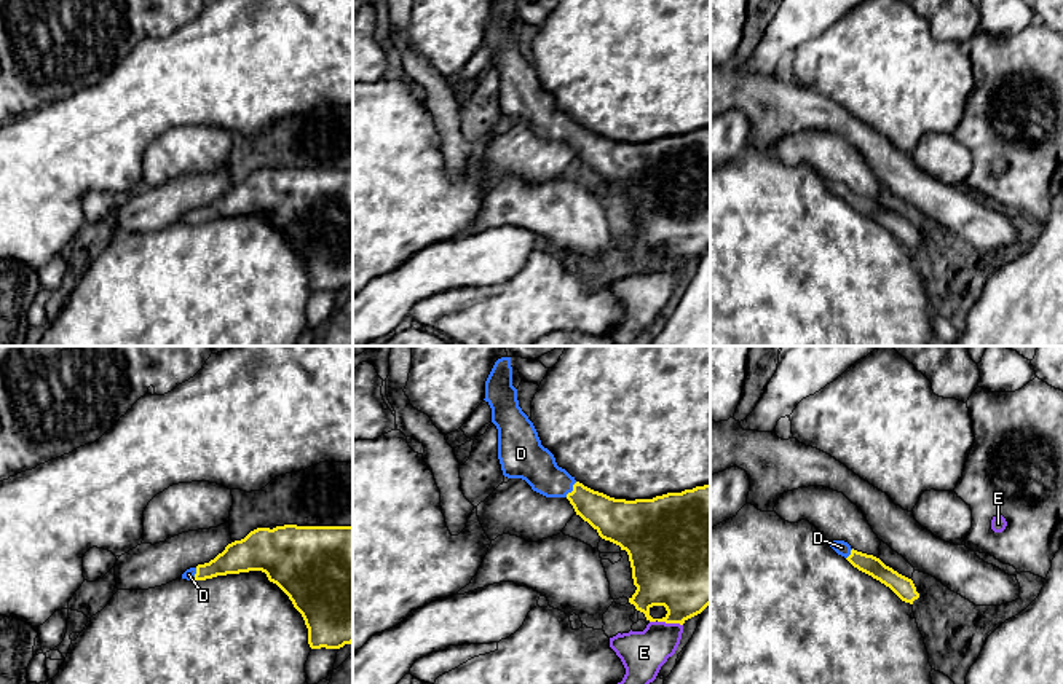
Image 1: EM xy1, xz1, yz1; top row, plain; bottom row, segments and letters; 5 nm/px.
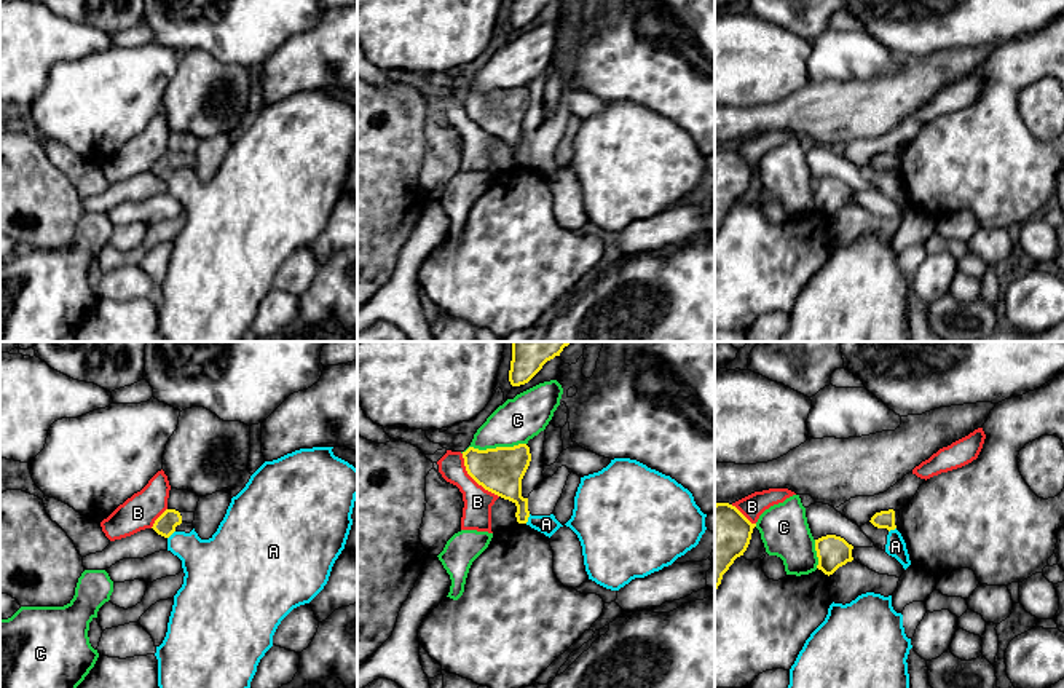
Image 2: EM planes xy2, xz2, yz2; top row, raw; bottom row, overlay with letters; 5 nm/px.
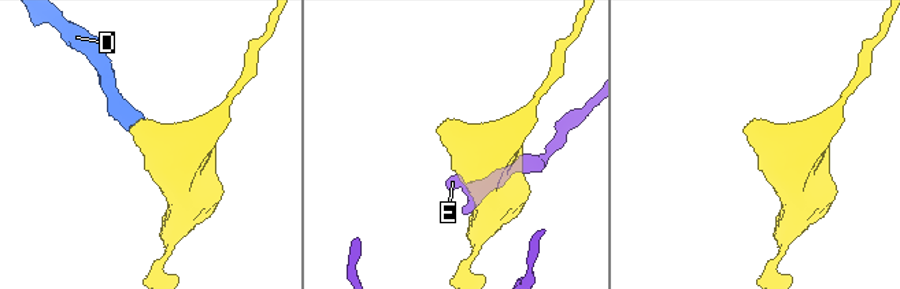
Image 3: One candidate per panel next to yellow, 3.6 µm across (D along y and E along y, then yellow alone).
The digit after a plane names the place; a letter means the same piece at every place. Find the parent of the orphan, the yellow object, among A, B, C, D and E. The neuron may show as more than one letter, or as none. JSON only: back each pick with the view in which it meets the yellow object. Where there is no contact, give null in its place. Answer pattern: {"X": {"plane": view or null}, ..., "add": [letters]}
{"D": {"plane": "xz1"}, "add": ["D"]}

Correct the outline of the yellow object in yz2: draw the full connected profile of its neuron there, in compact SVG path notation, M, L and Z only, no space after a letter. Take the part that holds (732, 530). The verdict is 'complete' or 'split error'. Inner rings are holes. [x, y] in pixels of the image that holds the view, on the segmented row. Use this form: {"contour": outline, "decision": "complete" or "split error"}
{"contour": "M715 504L715 592L723 575L747 551L756 524L751 524L735 506Z", "decision": "complete"}

